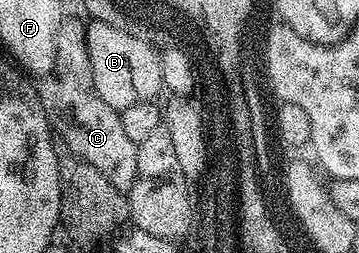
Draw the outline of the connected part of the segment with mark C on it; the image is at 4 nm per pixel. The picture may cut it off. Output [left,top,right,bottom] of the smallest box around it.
[39,39,139,193]

